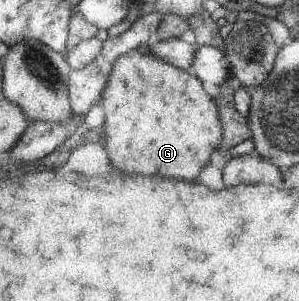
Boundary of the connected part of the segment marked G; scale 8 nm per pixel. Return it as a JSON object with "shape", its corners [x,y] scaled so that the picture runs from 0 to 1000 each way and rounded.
{"shape":[[[502,143],[438,163],[388,196],[351,302],[341,349],[355,402],[358,502],[371,542],[418,575],[552,581],[632,605],[659,605],[679,561],[699,548],[706,515],[732,498],[746,415],[712,326],[679,296],[679,269],[652,243],[635,246],[592,216],[525,189],[505,169]]]}

